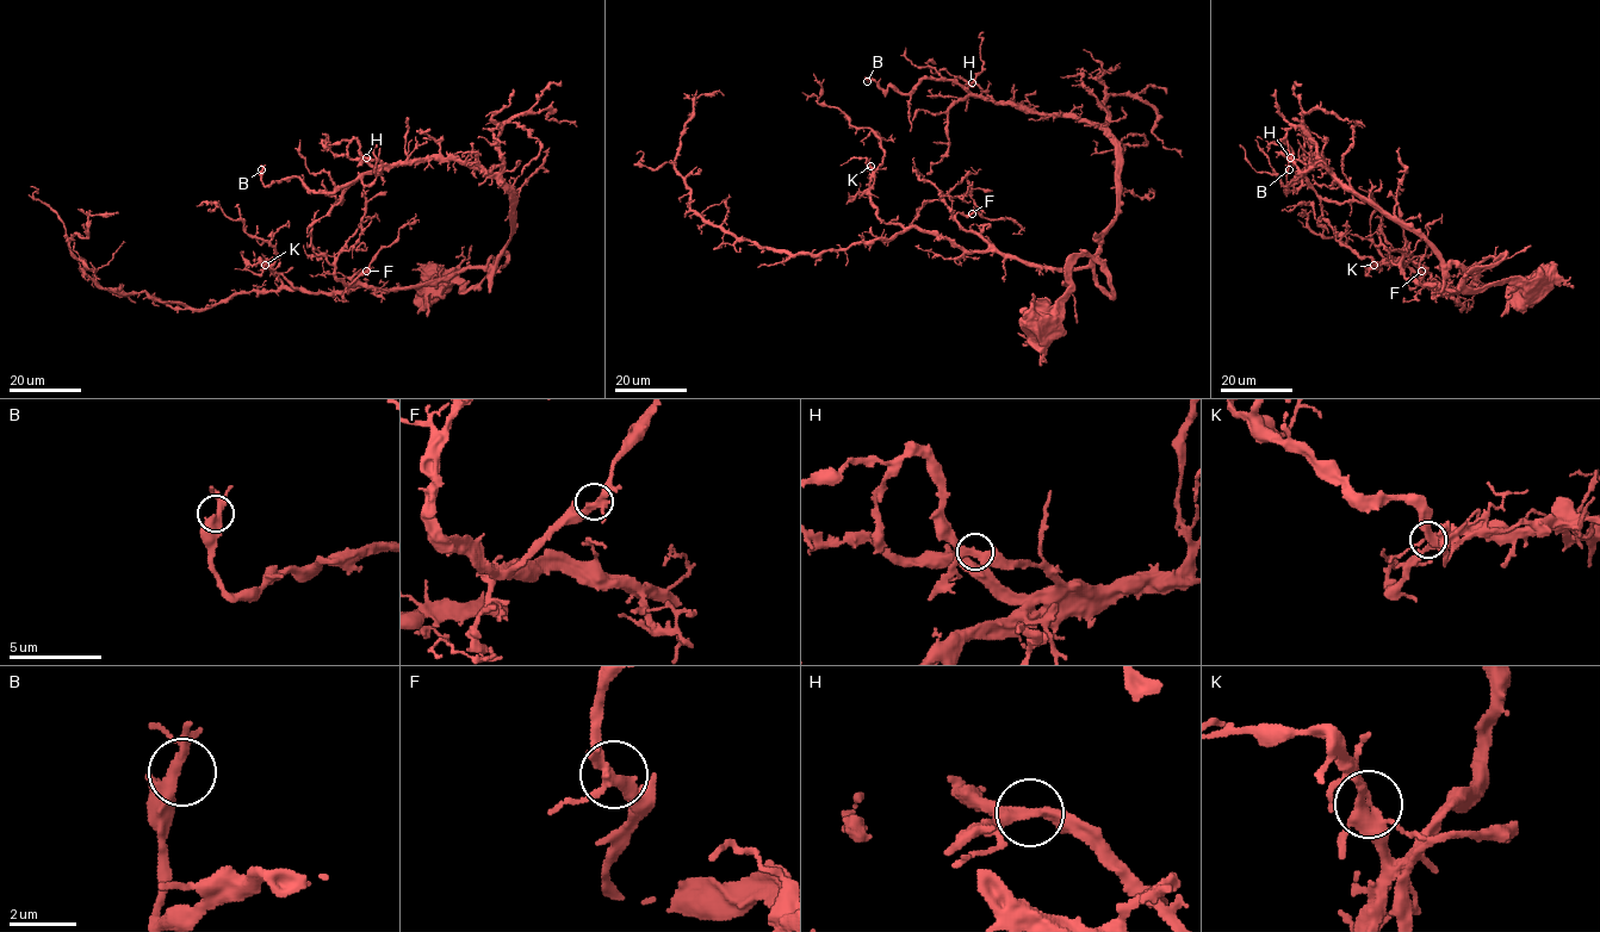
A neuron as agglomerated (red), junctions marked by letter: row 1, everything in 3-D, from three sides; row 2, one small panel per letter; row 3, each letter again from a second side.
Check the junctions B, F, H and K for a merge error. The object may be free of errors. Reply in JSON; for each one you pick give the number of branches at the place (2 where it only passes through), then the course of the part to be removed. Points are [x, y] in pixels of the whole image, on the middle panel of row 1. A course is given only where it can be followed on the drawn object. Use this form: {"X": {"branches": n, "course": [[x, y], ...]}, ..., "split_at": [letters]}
{"K": {"branches": 5, "course": [[870, 166], [875, 171], [873, 185], [848, 202], [848, 192]]}, "split_at": ["K"]}

